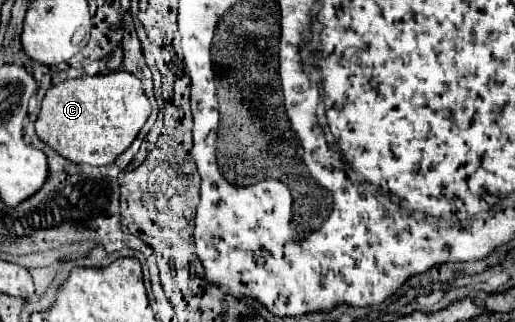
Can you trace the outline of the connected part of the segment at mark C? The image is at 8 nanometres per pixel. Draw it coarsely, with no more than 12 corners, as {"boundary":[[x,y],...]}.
{"boundary":[[125,71],[47,91],[35,131],[73,163],[107,165],[149,99]]}

